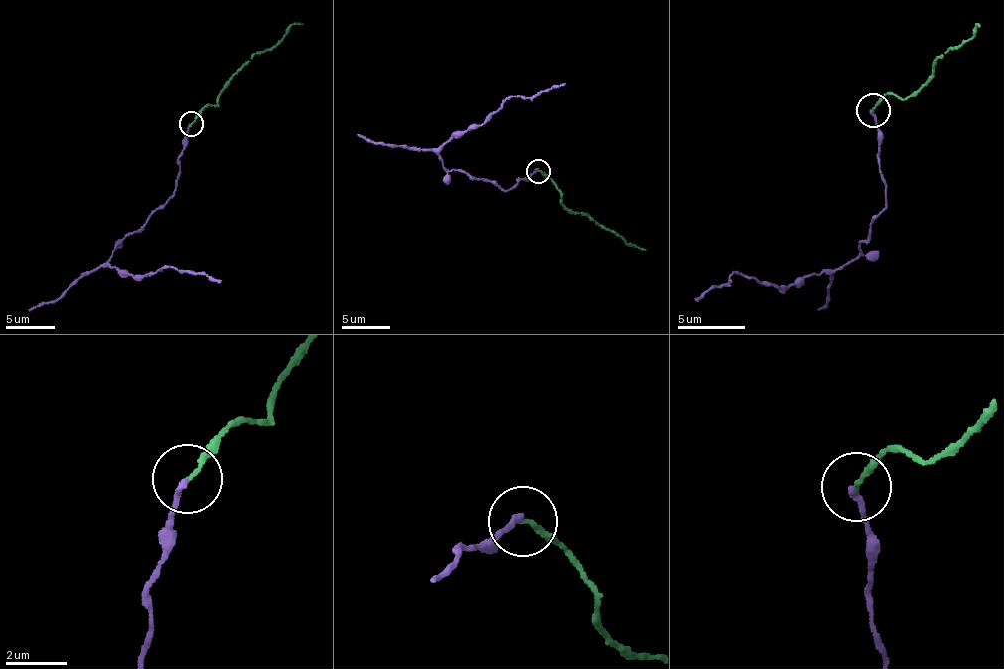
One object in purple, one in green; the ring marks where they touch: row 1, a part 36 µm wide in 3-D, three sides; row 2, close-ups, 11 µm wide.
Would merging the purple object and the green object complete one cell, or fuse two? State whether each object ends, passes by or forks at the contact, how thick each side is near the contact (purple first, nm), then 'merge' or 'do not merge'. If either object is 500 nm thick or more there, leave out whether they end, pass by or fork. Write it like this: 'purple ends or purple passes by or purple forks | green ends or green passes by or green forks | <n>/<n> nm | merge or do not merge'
purple ends | green ends | 190/150 nm | merge

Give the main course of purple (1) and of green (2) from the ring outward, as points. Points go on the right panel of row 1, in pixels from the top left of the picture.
1: (872, 109), (887, 206), (869, 226), (860, 253), (836, 270), (782, 290), (738, 273), (696, 302)
2: (872, 109), (888, 94), (903, 100), (923, 84), (951, 49), (958, 49), (978, 24), (980, 26)

